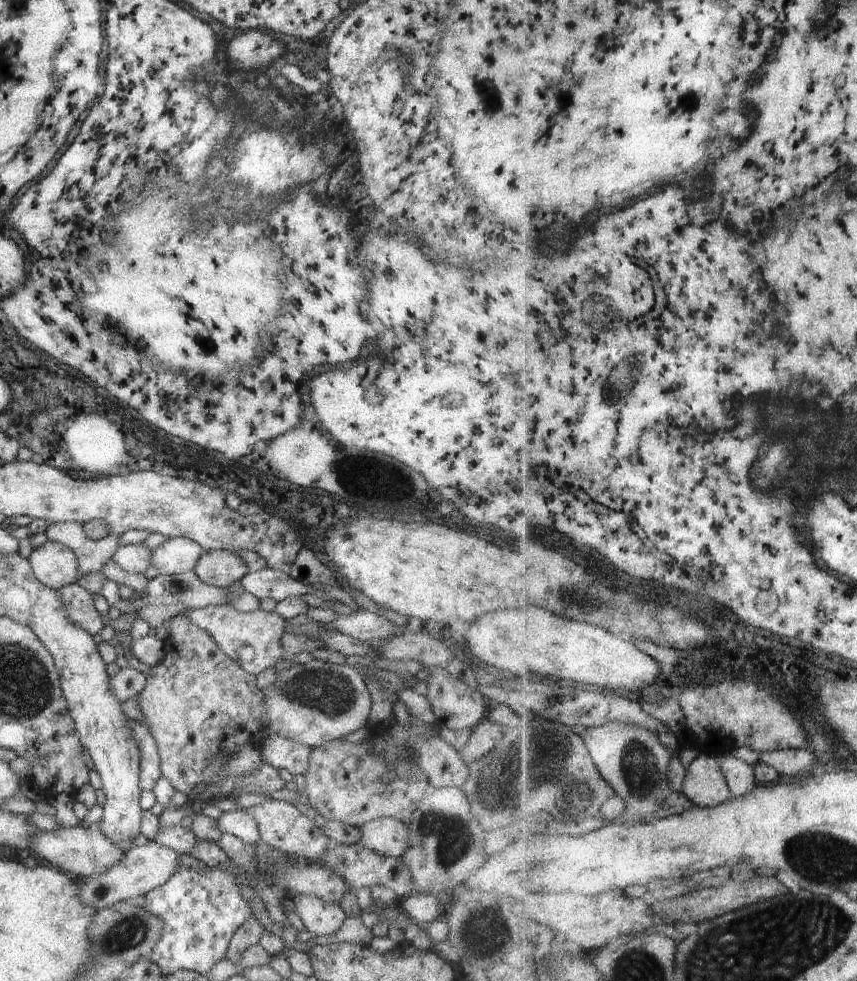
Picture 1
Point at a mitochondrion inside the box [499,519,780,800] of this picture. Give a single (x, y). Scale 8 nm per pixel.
(575, 598)

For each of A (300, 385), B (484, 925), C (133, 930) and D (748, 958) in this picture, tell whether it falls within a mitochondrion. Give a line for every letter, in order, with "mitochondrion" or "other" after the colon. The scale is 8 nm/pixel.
A: other
B: mitochondrion
C: mitochondrion
D: mitochondrion

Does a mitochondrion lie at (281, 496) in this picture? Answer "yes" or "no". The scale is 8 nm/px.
no

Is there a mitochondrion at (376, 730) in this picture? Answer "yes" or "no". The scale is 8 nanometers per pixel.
no

